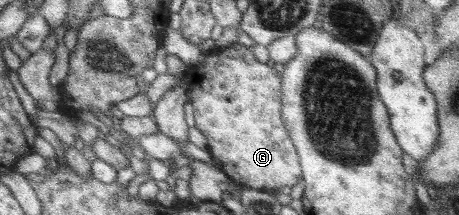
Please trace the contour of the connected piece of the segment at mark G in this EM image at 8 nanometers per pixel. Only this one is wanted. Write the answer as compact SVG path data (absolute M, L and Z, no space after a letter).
M235 42L222 48L221 52L205 55L200 65L189 67L184 78L189 101L194 108L195 128L205 135L207 150L217 162L217 169L244 188L261 191L277 191L284 186L293 187L301 180L299 157L281 118L282 76L279 71L267 64L261 64L251 48Z

